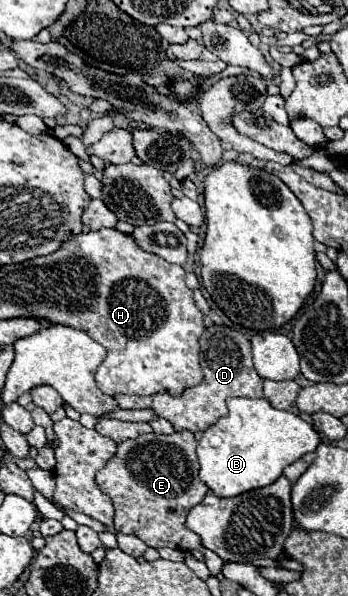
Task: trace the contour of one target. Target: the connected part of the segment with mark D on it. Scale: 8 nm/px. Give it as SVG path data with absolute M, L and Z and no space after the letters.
M210 325L204 329L202 337L200 337L200 365L204 371L204 379L202 383L194 385L194 387L186 387L180 397L172 397L170 393L154 393L154 395L114 395L116 403L120 409L150 409L154 411L158 417L168 419L176 431L206 431L216 419L220 419L222 415L228 413L226 409L226 399L228 397L262 397L262 377L254 371L252 365L252 349L250 349L250 341L234 327L228 325Z

